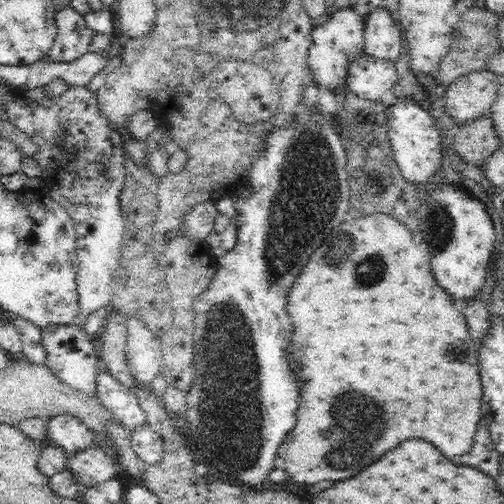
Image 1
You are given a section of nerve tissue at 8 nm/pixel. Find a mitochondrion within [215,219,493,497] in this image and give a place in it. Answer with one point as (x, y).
(358, 423)

